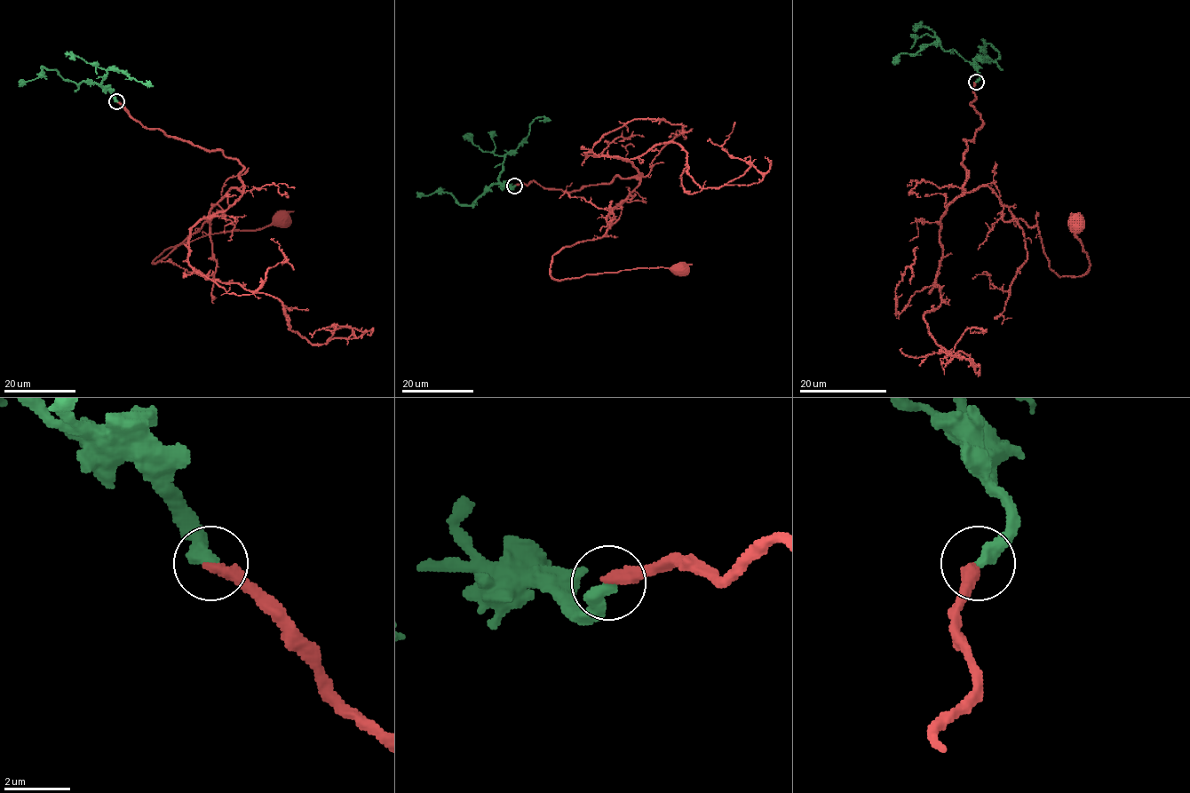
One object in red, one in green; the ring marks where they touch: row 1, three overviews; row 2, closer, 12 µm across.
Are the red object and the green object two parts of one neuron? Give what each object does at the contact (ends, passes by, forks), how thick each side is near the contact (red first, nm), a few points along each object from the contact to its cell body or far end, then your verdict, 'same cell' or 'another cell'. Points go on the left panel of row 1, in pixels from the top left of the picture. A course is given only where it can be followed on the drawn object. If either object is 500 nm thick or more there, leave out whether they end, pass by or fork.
red ends; green ends; calibres 360 and 440 nm; course red (117, 101), (243, 168), (224, 218), (152, 263), (283, 221); course green (117, 101), (109, 91), (95, 83), (66, 81), (53, 69), (43, 68), (38, 76), (24, 81), (19, 86); same cell

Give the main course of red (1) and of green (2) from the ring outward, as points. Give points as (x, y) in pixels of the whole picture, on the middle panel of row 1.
1: (515, 186), (533, 180), (574, 192), (641, 174), (603, 235), (552, 256), (553, 278), (681, 265)
2: (515, 186), (510, 189), (500, 184), (493, 186), (471, 205), (461, 205), (447, 193), (436, 192), (416, 197)

